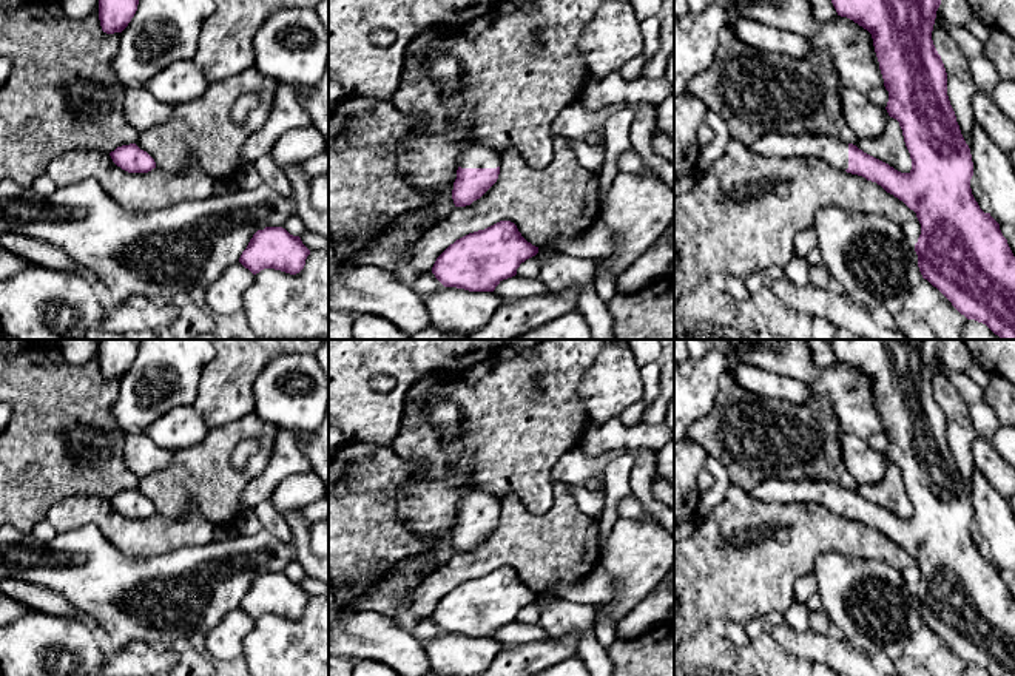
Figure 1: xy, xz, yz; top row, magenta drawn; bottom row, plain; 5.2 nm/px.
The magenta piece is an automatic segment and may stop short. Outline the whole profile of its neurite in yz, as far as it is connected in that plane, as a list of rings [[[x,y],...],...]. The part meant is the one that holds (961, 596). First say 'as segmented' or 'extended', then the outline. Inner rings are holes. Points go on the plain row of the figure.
extended | [[[828,340],[841,363],[847,363],[872,380],[884,432],[889,437],[887,458],[899,468],[905,492],[910,499],[912,515],[901,519],[889,509],[864,499],[853,489],[814,480],[768,480],[750,495],[765,502],[805,502],[827,506],[831,512],[876,528],[887,539],[902,546],[916,559],[921,580],[915,590],[918,613],[924,625],[936,633],[952,651],[967,665],[986,670],[990,676],[1015,676],[1015,602],[1000,570],[984,559],[970,534],[973,508],[955,457],[947,441],[947,418],[938,400],[932,377],[942,340]]]

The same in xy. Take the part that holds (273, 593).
as segmented | [[[265,573],[253,580],[239,608],[253,620],[264,614],[296,620],[304,614],[309,600],[310,596],[299,582],[282,573]]]

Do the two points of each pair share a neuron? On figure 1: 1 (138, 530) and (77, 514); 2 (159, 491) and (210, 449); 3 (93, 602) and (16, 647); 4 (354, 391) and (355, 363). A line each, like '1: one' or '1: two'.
1: one
2: one
3: two
4: one

